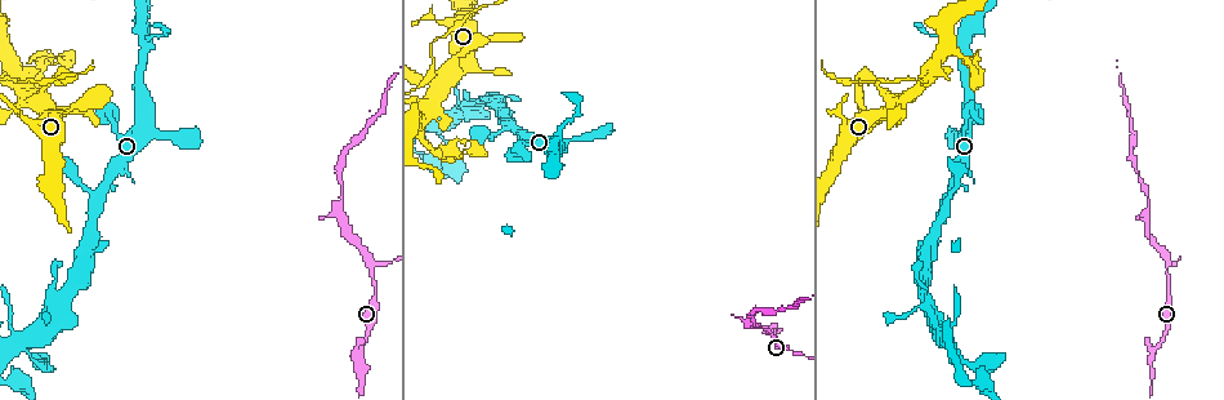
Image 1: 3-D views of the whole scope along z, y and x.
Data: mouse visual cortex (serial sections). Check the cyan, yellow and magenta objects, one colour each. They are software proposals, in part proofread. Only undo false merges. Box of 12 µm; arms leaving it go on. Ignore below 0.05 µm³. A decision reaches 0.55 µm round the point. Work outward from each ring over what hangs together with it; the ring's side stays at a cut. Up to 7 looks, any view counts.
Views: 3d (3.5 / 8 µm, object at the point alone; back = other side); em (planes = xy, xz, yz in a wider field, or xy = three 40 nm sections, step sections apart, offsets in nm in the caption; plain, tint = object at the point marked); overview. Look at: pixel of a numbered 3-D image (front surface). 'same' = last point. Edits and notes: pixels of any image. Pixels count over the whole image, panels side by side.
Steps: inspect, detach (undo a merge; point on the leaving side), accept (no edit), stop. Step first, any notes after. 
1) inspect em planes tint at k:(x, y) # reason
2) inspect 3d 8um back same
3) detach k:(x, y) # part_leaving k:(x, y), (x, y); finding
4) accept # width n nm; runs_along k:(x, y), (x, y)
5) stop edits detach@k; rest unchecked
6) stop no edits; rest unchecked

inspect em xy step 3 tint at 1:(360, 382) # sudden change in width

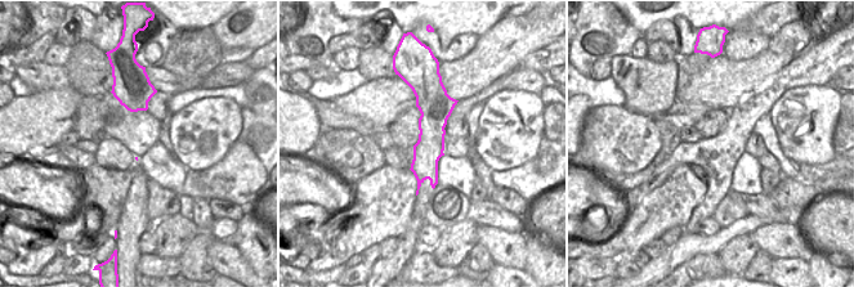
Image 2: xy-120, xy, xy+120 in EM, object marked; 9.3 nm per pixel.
inspect 3d 3.5um same

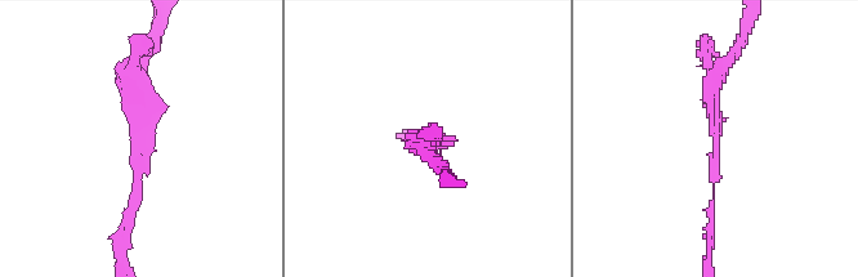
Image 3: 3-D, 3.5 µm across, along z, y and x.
accept # runs_along 2:(430, 89), (430, 174), (433, 182); continuous, no second cell

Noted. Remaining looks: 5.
inspect 3d 3.5um at 1:(781, 345) # side arm on a straight run

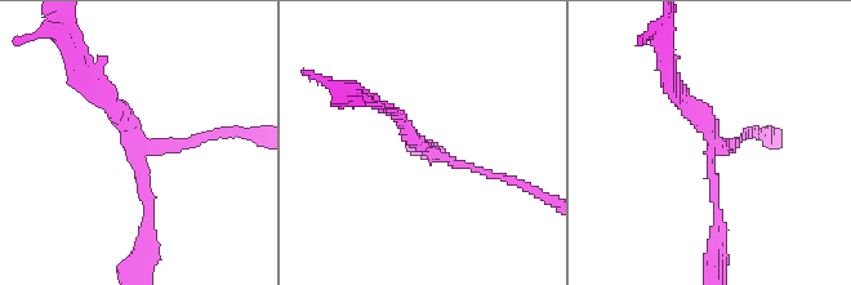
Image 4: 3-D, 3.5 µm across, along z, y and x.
inspect em xy step 5 tint at 4:(132, 149) # arms 3; arm_widths 100, 100, 150 nm; need the tissue

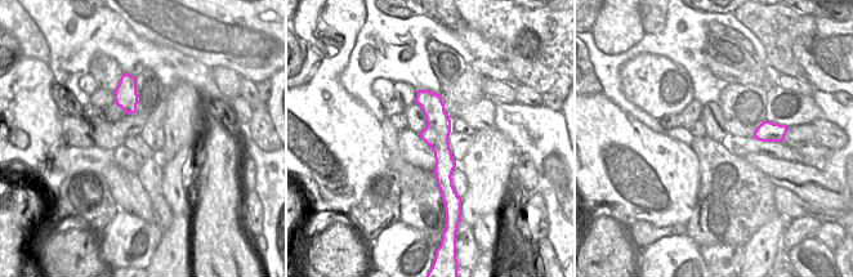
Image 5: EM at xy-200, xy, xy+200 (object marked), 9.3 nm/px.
inspect em planes tint same

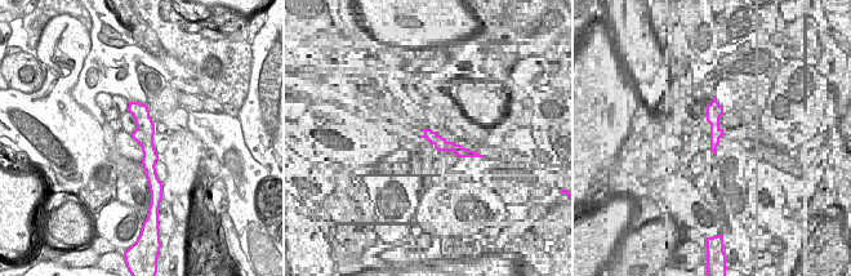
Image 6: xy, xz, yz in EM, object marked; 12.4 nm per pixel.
detach 4:(190, 143) # border 6:(137, 127), (146, 133), (154, 133); a second cell is stuck on

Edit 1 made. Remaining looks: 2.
stop edits detach@4; rest unchecked

